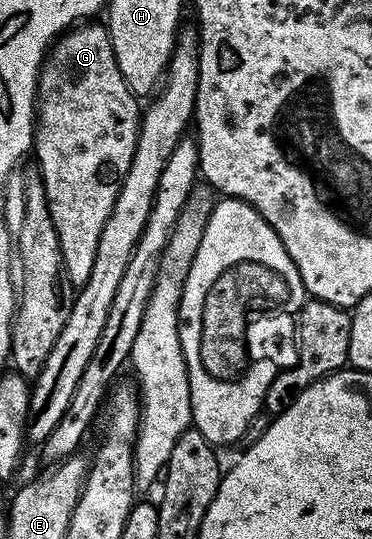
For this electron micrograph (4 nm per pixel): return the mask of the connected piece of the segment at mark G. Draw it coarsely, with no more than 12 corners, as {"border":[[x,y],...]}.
{"border":[[107,25],[52,43],[34,158],[83,284],[142,117]]}

